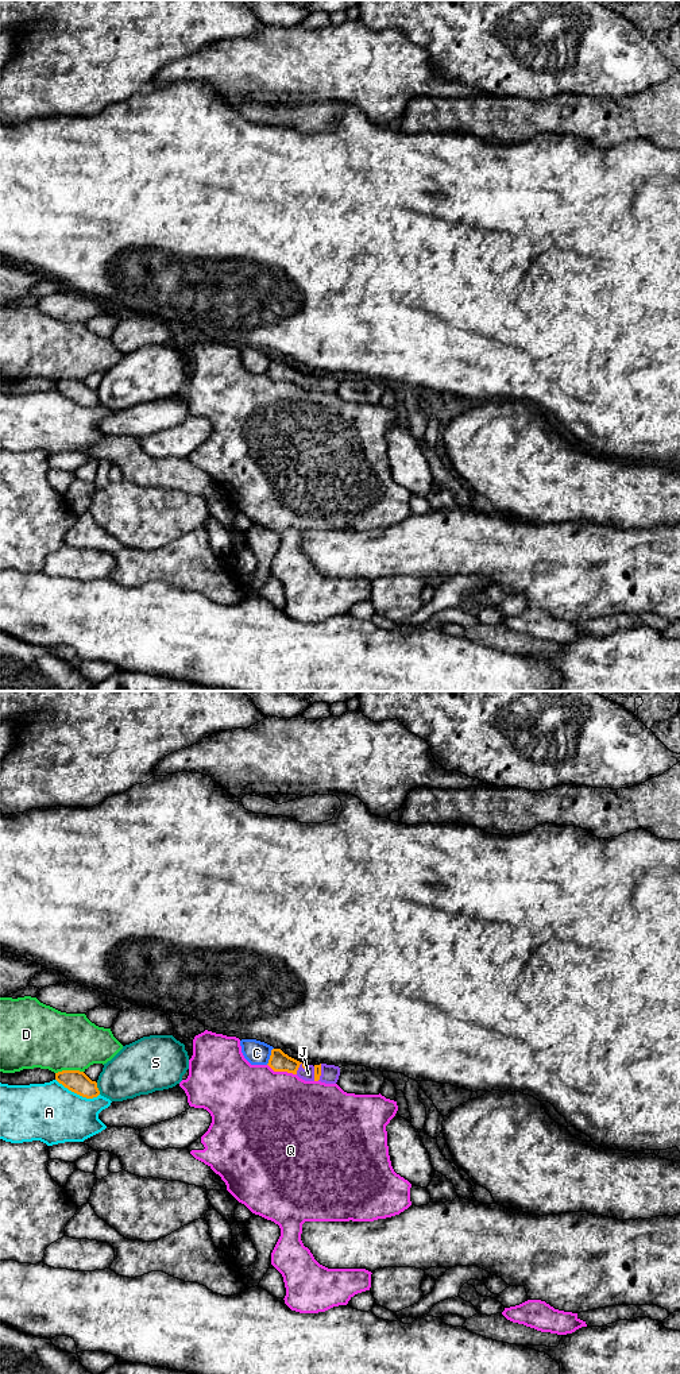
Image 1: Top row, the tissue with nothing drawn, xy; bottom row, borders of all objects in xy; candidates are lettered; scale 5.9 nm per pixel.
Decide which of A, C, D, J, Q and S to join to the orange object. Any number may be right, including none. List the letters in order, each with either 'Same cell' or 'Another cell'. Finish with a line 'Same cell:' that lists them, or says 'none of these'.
A: Another cell
C: Another cell
D: Another cell
J: Same cell
Q: Another cell
S: Another cell
Same cell: J

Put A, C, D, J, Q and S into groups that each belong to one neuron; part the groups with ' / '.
A / C / D / J / Q / S

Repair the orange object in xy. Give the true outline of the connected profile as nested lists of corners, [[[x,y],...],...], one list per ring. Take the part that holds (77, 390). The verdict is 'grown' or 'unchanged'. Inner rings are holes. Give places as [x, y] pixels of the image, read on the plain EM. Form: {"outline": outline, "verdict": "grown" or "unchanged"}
{"outline": [[[62,379],[55,382],[55,389],[69,400],[93,408],[100,404],[97,391],[92,390],[84,381],[80,379]]], "verdict": "unchanged"}

